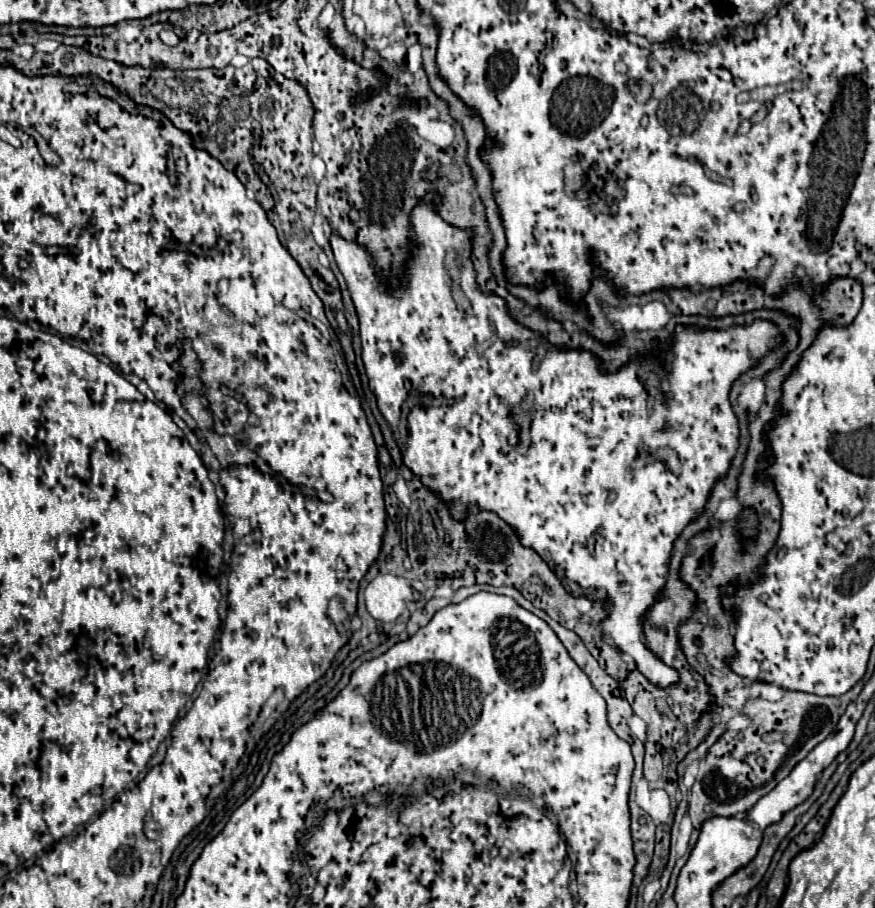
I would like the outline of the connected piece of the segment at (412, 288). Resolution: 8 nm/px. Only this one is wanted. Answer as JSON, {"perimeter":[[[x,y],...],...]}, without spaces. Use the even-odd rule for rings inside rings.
{"perimeter":[[[427,194],[415,208],[413,208],[413,212],[411,212],[411,224],[413,224],[413,232],[415,232],[415,238],[417,238],[417,248],[415,248],[415,254],[413,254],[413,264],[407,264],[409,266],[409,270],[405,272],[405,286],[407,286],[407,290],[401,290],[401,288],[397,288],[393,294],[387,294],[387,284],[375,274],[375,266],[373,266],[373,260],[371,260],[371,256],[369,256],[369,252],[363,248],[363,246],[359,246],[359,244],[355,244],[355,242],[347,242],[347,240],[343,240],[341,236],[335,236],[333,234],[333,238],[331,238],[331,246],[333,246],[333,254],[335,254],[335,262],[337,262],[337,266],[339,266],[339,270],[341,270],[341,274],[343,274],[343,278],[345,278],[345,282],[347,282],[347,288],[349,288],[349,294],[351,294],[351,300],[353,300],[353,304],[355,304],[355,308],[357,308],[357,316],[359,316],[359,324],[361,324],[361,344],[363,344],[363,364],[365,364],[365,370],[367,370],[367,378],[369,378],[369,386],[371,386],[371,390],[373,390],[373,394],[377,396],[377,406],[379,406],[379,410],[383,412],[383,416],[387,418],[387,422],[391,424],[391,430],[393,430],[393,436],[395,436],[395,440],[401,444],[401,452],[403,452],[403,462],[413,470],[413,474],[417,474],[421,480],[423,480],[423,484],[427,486],[427,488],[431,488],[433,492],[437,492],[439,496],[441,496],[441,500],[445,500],[447,504],[449,504],[449,508],[451,508],[451,514],[453,514],[453,518],[457,518],[457,520],[463,520],[465,518],[465,512],[469,510],[469,508],[481,508],[481,510],[493,510],[493,512],[497,512],[511,528],[515,528],[517,532],[519,532],[519,538],[521,538],[521,542],[523,542],[523,546],[529,546],[529,548],[533,548],[547,564],[549,564],[549,568],[561,578],[563,576],[563,586],[567,588],[567,592],[571,592],[573,596],[585,596],[585,598],[589,598],[589,600],[601,600],[601,598],[609,598],[611,600],[611,604],[613,604],[613,612],[611,612],[611,616],[605,620],[605,622],[601,622],[601,628],[603,628],[603,632],[613,640],[613,644],[623,652],[623,654],[629,654],[633,660],[635,660],[635,664],[637,664],[637,668],[643,672],[643,676],[647,678],[647,680],[651,680],[653,684],[657,684],[657,686],[671,686],[671,684],[675,684],[677,680],[679,680],[679,674],[677,674],[677,670],[673,670],[673,668],[669,668],[667,664],[663,664],[647,646],[645,646],[645,640],[643,640],[643,628],[641,628],[641,620],[643,620],[643,614],[647,612],[647,608],[653,604],[653,600],[655,600],[655,596],[657,596],[657,592],[663,588],[663,584],[665,584],[665,578],[667,578],[667,566],[669,566],[669,558],[671,558],[671,548],[673,548],[673,540],[677,538],[677,534],[683,530],[683,526],[687,524],[687,522],[691,522],[701,510],[703,510],[703,504],[705,504],[705,500],[707,500],[707,496],[709,496],[709,492],[711,492],[711,488],[713,488],[713,484],[717,482],[717,478],[723,478],[725,474],[727,474],[727,470],[729,470],[729,462],[731,462],[731,458],[735,456],[735,452],[737,452],[737,446],[739,446],[739,426],[737,426],[737,418],[735,418],[735,414],[733,414],[733,410],[731,410],[731,404],[729,404],[729,390],[731,390],[731,384],[733,384],[733,380],[741,374],[741,372],[745,372],[747,368],[751,368],[755,362],[759,362],[761,360],[761,356],[763,354],[767,354],[779,340],[781,340],[781,334],[779,334],[779,330],[775,328],[775,324],[771,324],[771,322],[767,322],[767,320],[755,320],[749,328],[745,328],[745,326],[731,326],[731,328],[727,328],[727,330],[703,330],[703,332],[697,332],[693,326],[677,326],[677,330],[675,330],[675,344],[673,344],[673,356],[671,356],[671,364],[669,364],[669,368],[667,368],[667,372],[663,374],[663,388],[661,388],[661,396],[659,398],[649,398],[647,396],[647,388],[645,388],[645,362],[631,362],[631,364],[627,364],[627,366],[623,366],[617,374],[601,374],[599,372],[599,366],[597,366],[597,360],[593,358],[593,354],[589,354],[589,352],[577,352],[577,350],[561,350],[561,348],[557,348],[557,346],[551,346],[549,342],[545,342],[539,334],[535,334],[535,332],[531,332],[531,330],[527,330],[527,328],[523,328],[521,324],[517,324],[511,316],[509,316],[509,312],[507,312],[507,306],[505,306],[505,300],[503,298],[499,298],[499,296],[495,296],[495,294],[485,294],[485,292],[481,292],[479,288],[477,288],[477,282],[475,282],[475,270],[473,270],[473,264],[471,264],[471,260],[469,260],[469,252],[471,252],[471,248],[469,248],[469,234],[465,232],[465,230],[461,230],[461,228],[455,228],[455,226],[451,226],[451,224],[447,224],[447,222],[443,222],[439,216],[437,216],[437,212],[435,212],[435,206],[433,204],[439,204],[441,202],[441,196],[439,194]],[[431,266],[441,266],[441,268],[445,268],[445,276],[449,276],[449,288],[453,290],[453,288],[459,288],[463,294],[465,294],[465,298],[467,298],[467,302],[469,302],[469,308],[457,308],[457,302],[453,300],[453,296],[425,296],[425,292],[429,292],[429,288],[433,288],[433,284],[429,284],[429,272],[425,272],[425,268],[431,268]],[[667,392],[673,392],[675,394],[675,404],[671,406],[671,404],[667,404],[667,398],[665,398],[665,394]],[[407,404],[407,410],[409,410],[409,404],[413,404],[413,408],[411,408],[411,412],[409,414],[405,414],[405,422],[401,424],[401,420],[403,420],[403,416],[401,416],[401,408]]]}

